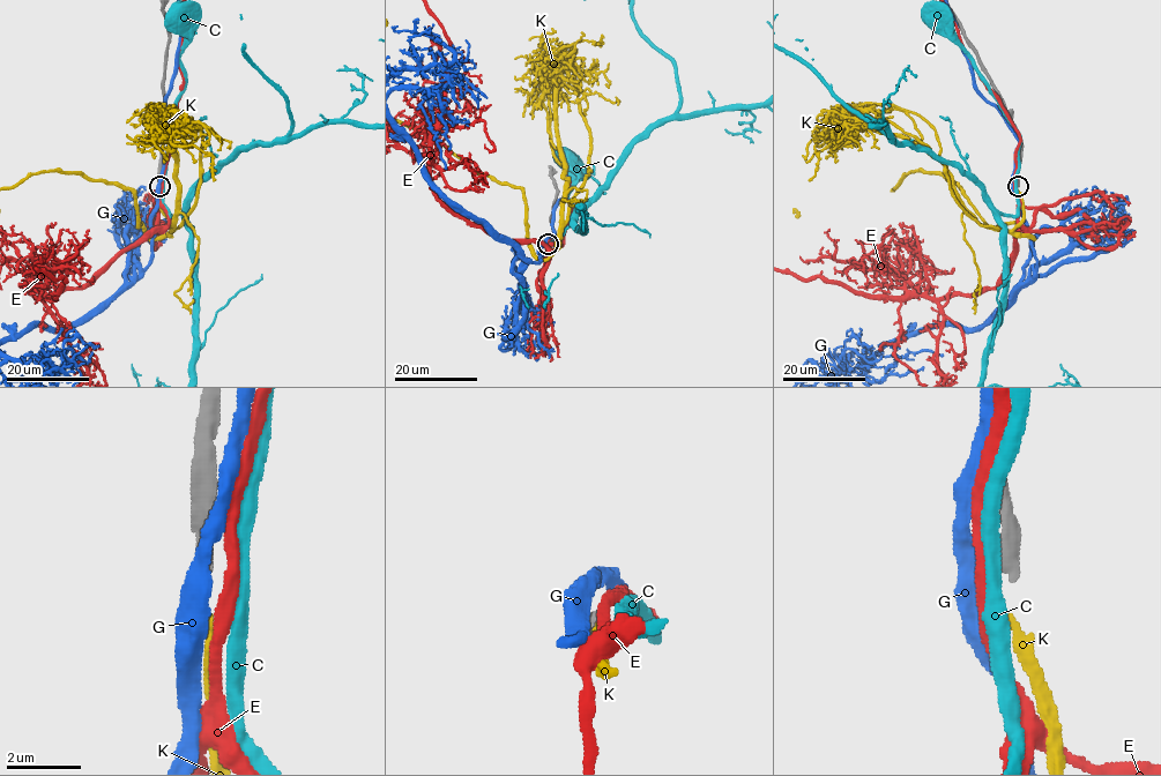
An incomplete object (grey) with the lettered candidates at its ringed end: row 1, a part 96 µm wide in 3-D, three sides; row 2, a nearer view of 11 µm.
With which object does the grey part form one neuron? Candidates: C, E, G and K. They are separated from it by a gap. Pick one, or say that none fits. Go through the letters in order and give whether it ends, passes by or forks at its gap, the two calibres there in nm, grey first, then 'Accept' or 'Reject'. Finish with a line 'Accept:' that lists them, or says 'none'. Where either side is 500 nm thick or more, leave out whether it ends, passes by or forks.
C: It passes by. Thickness 340 nm (grey) against 400 nm. Reject
E: It passes by. Thickness 340 nm (grey) against 320 nm. Reject
G: Thickness 340 nm (grey) against 550 nm. Reject
K: It ends there. Thickness 340 nm (grey) against 200 nm. Accept
Accept: K

